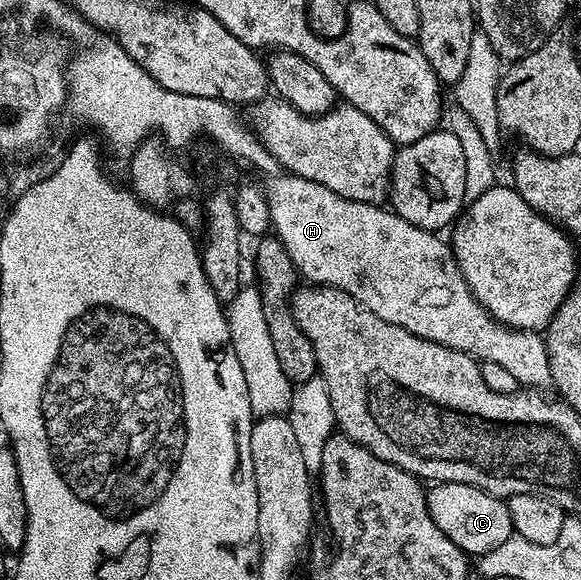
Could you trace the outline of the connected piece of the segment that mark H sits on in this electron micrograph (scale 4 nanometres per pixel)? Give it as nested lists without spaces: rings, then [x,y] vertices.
[[[294,174],[269,176],[263,189],[274,235],[284,243],[293,265],[305,280],[308,279],[307,282],[330,285],[352,295],[352,299],[359,301],[368,311],[380,315],[380,319],[388,319],[388,323],[404,327],[404,331],[412,331],[412,335],[420,335],[420,339],[468,353],[479,362],[500,363],[500,367],[512,371],[519,386],[527,390],[546,391],[546,388],[549,390],[553,386],[545,336],[533,329],[510,329],[501,325],[474,298],[454,257],[453,248],[447,242],[445,245],[437,232],[408,223],[408,219],[394,212],[393,208],[344,199],[344,195],[328,191],[323,184]]]

